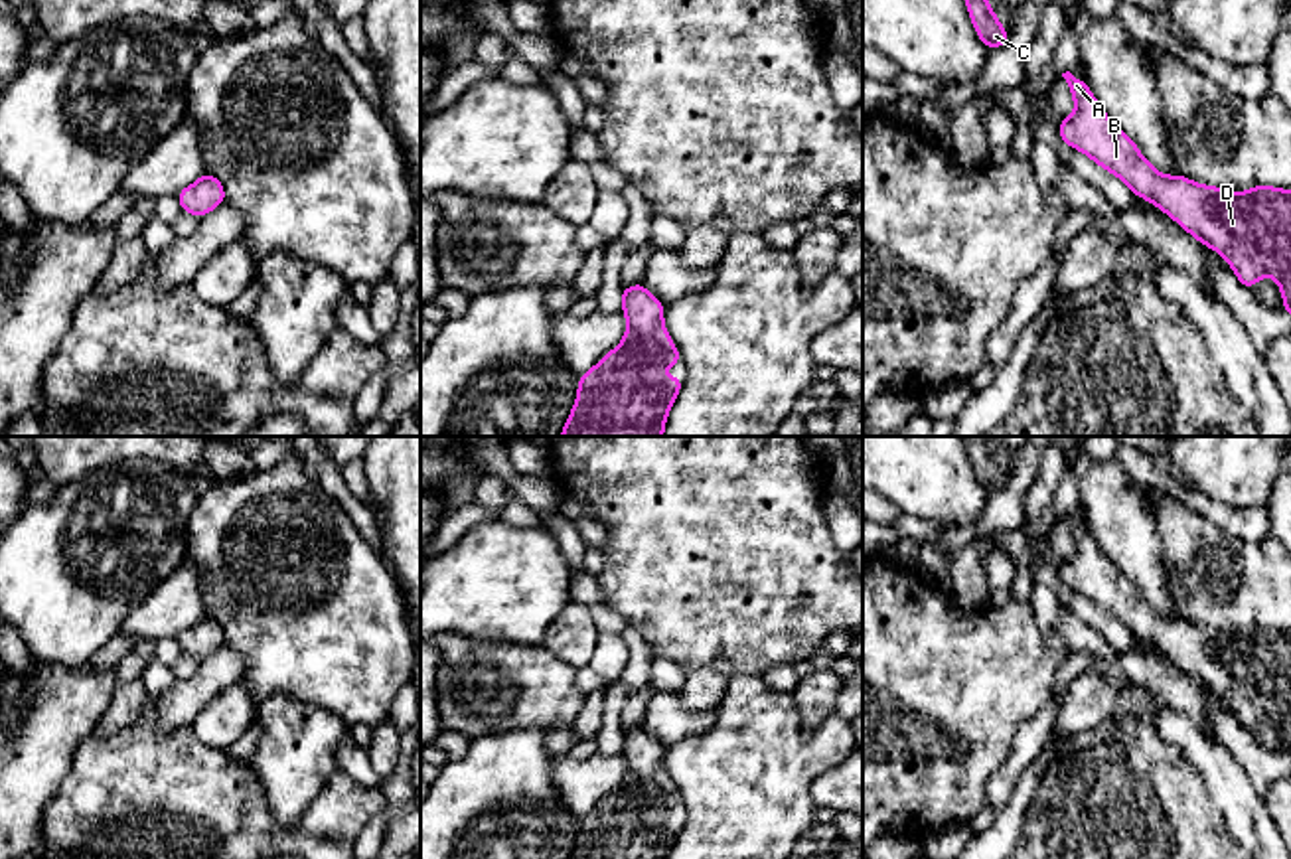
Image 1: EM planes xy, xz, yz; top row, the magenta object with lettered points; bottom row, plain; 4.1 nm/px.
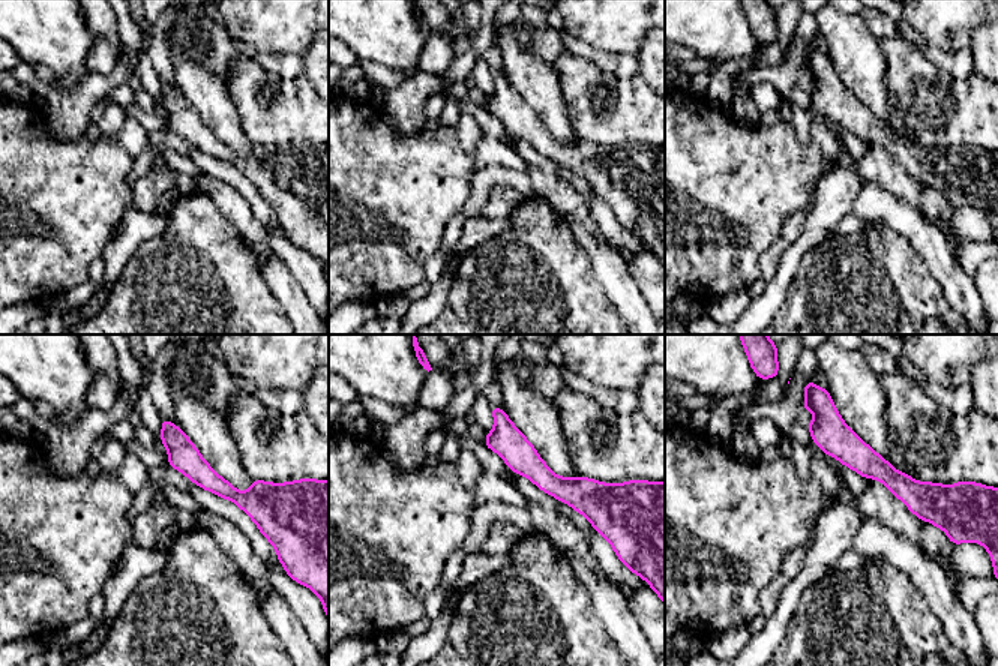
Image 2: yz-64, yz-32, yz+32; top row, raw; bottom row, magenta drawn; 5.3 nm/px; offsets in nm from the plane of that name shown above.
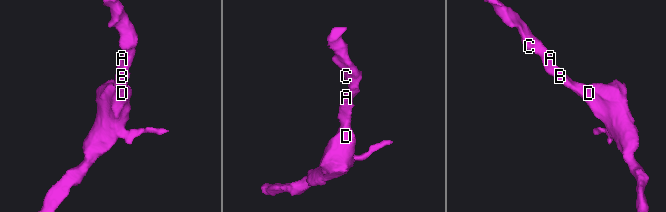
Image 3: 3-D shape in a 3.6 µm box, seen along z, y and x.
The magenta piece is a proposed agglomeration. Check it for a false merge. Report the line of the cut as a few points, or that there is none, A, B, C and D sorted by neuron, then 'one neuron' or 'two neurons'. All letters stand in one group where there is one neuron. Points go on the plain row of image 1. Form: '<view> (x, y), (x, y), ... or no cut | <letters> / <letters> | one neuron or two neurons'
no cut | A B C D | one neuron

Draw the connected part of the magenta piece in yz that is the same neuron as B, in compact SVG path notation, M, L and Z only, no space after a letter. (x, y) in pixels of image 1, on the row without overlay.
M1066 521L1076 553L1058 569L1060 581L1153 644L1202 687L1218 693L1246 731L1273 719L1291 756L1291 632L1269 628L1242 636L1159 616L1135 585L1100 551L1088 527Z

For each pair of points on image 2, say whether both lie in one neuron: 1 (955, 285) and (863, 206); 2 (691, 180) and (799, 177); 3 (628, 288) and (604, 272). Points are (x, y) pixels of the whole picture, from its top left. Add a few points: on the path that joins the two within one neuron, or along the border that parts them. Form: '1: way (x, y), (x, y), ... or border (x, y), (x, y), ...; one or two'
1: way (940, 258), (904, 219), (890, 212); one
2: way (718, 180), (772, 177); one
3: way (622, 285), (610, 273); one

